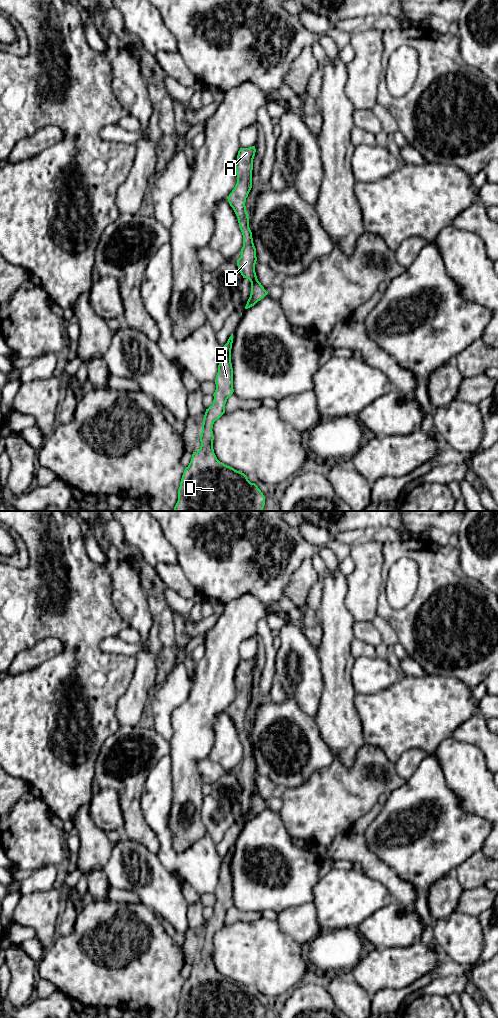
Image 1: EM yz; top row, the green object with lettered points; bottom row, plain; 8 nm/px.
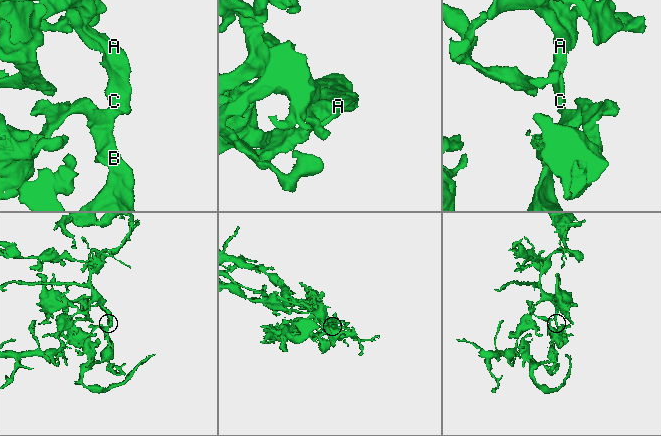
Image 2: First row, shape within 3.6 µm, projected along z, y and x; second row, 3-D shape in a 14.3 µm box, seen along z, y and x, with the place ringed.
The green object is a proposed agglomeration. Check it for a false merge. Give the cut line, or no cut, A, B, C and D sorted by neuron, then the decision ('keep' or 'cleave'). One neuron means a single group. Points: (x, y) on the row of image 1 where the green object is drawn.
cut none; groups A B C D; keep

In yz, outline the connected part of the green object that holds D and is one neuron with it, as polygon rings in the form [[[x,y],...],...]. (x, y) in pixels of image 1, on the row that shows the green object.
[[[233,333],[227,343],[223,346],[219,356],[218,373],[216,375],[216,390],[213,394],[214,400],[212,405],[206,409],[202,432],[200,436],[201,446],[197,452],[193,452],[189,465],[185,468],[178,489],[178,501],[174,507],[175,511],[262,511],[265,505],[265,496],[255,483],[251,483],[247,476],[235,470],[234,468],[220,462],[213,449],[213,424],[225,413],[225,404],[227,399],[233,394],[233,368],[231,363],[231,349],[233,343]]]

